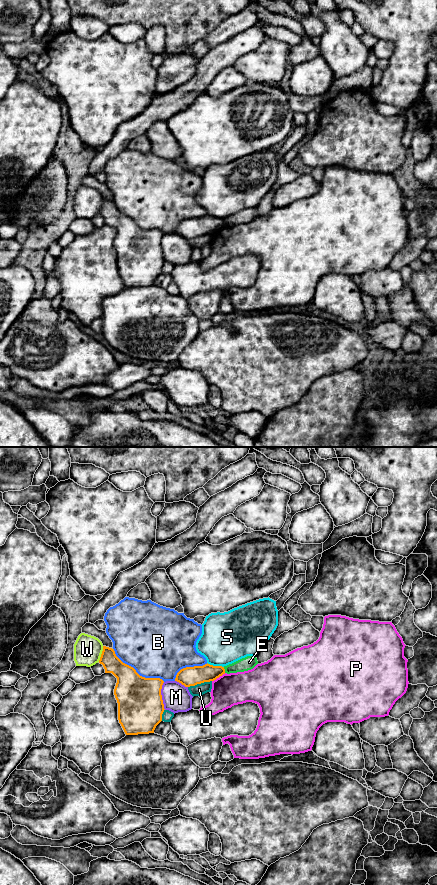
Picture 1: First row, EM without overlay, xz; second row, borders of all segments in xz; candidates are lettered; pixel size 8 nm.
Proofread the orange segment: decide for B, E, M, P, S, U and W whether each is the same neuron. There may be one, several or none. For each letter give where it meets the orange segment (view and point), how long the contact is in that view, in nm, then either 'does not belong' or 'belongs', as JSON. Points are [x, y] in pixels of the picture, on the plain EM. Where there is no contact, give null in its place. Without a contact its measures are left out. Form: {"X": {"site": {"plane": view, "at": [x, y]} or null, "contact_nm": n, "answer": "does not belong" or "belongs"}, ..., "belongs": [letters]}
{"B": {"site": {"plane": "xz", "at": [136, 224]}, "contact_nm": 500, "answer": "does not belong"}, "E": {"site": {"plane": "xz", "at": [224, 222]}, "contact_nm": 50, "answer": "does not belong"}, "M": {"site": {"plane": "xz", "at": [161, 248]}, "contact_nm": 220, "answer": "does not belong"}, "P": {"site": {"plane": "xz", "at": [218, 229]}, "contact_nm": 130, "answer": "does not belong"}, "S": {"site": {"plane": "xz", "at": [215, 218]}, "contact_nm": 140, "answer": "does not belong"}, "U": {"site": {"plane": "xz", "at": [199, 235]}, "contact_nm": 200, "answer": "does not belong"}, "W": {"site": {"plane": "xz", "at": [101, 206]}, "contact_nm": 130, "answer": "does not belong"}, "belongs": []}

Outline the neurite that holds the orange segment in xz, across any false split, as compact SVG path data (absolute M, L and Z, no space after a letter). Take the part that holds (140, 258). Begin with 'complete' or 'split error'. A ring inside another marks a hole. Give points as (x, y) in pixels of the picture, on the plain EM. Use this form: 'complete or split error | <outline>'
complete | M103 198L99 212L105 225L112 225L117 230L114 247L118 255L118 272L126 287L154 285L156 278L162 273L164 256L161 241L164 233L160 230L145 230L136 222L123 215L115 206L114 201Z

